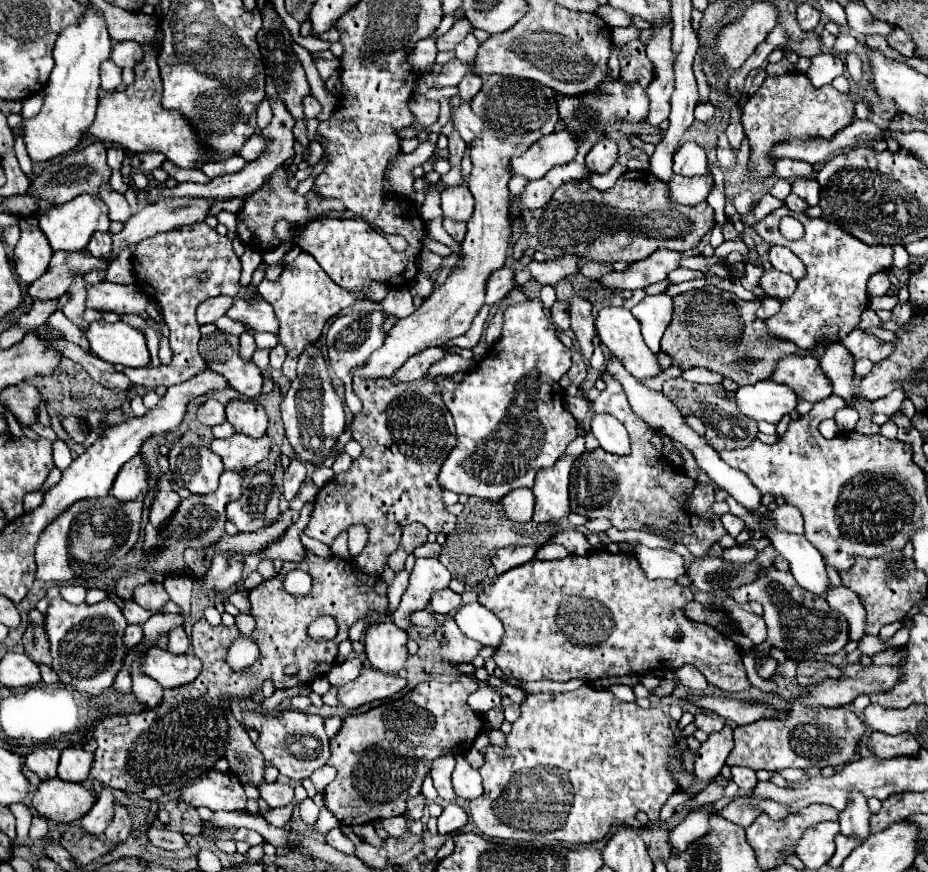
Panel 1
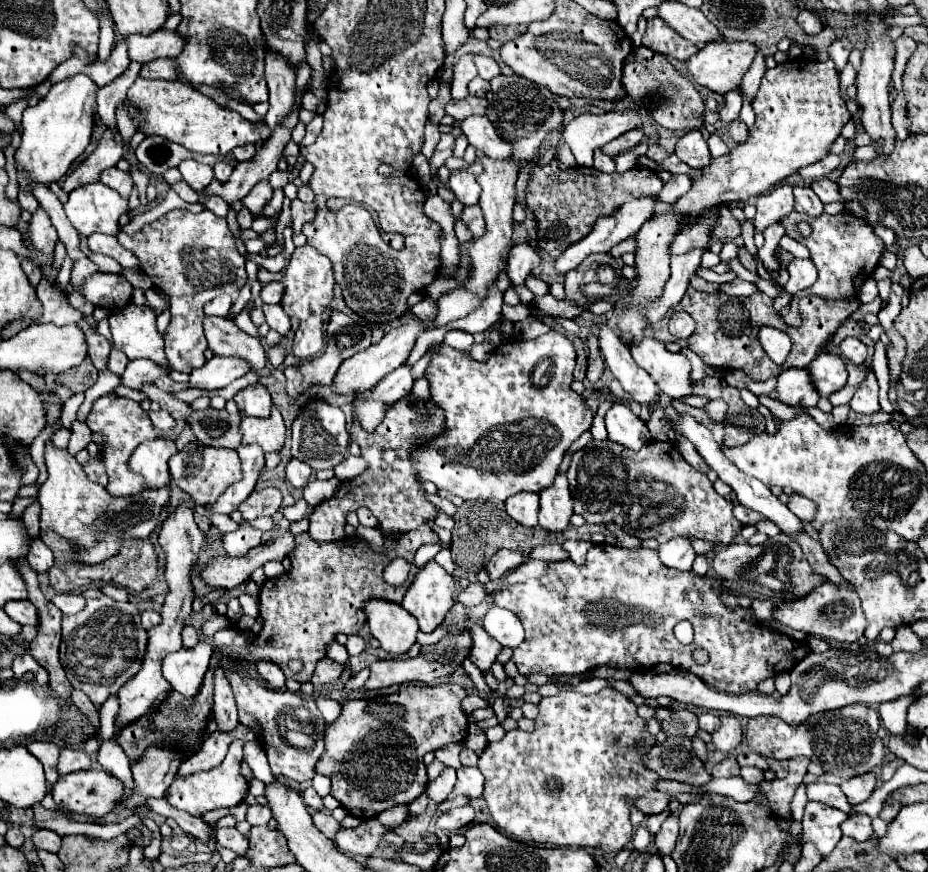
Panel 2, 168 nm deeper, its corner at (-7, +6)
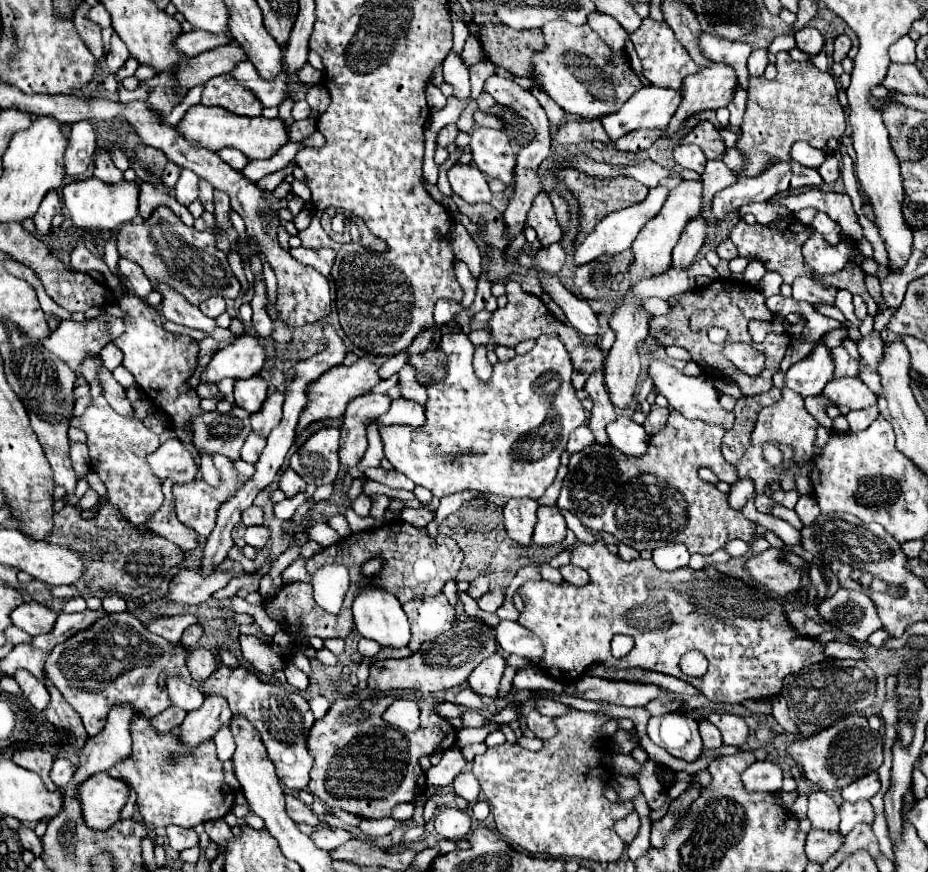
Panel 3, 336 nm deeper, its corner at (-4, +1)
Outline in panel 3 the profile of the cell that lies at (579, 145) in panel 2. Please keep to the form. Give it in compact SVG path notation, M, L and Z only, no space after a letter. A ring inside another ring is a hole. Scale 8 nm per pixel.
M645 85L621 111L603 117L607 135L617 141L633 129L665 129L681 103L681 91Z

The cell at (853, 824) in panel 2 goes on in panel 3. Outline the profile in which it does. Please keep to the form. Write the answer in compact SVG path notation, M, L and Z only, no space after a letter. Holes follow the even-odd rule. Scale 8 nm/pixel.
M859 801L859 803L843 803L841 805L841 825L839 831L843 831L843 835L847 835L857 823L867 823L871 825L875 819L873 807L869 801Z

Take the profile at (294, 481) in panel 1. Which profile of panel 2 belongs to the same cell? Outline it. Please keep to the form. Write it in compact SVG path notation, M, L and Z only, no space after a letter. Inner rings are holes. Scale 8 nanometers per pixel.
M292 458L286 466L286 480L294 486L294 488L304 488L308 484L308 478L312 474L312 468L302 462L302 460L296 460Z

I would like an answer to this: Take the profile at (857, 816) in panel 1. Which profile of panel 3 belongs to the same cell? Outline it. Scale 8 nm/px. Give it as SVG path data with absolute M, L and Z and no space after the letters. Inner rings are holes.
M875 771L875 773L871 773L871 775L865 775L863 779L857 779L855 783L847 785L847 787L841 791L841 795L843 795L845 801L855 803L855 801L859 801L859 799L871 799L877 791L879 791L879 775L877 775L877 771Z

